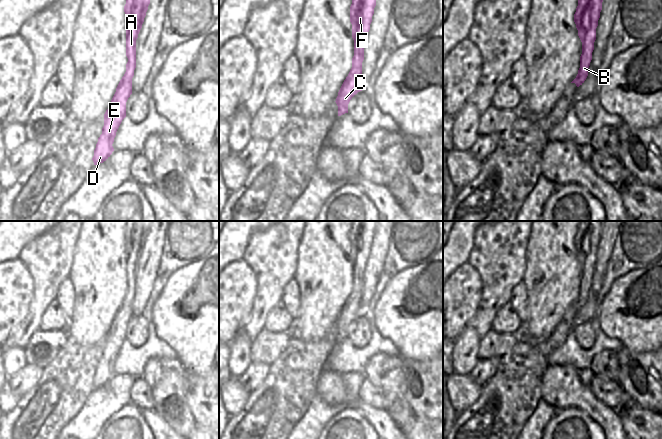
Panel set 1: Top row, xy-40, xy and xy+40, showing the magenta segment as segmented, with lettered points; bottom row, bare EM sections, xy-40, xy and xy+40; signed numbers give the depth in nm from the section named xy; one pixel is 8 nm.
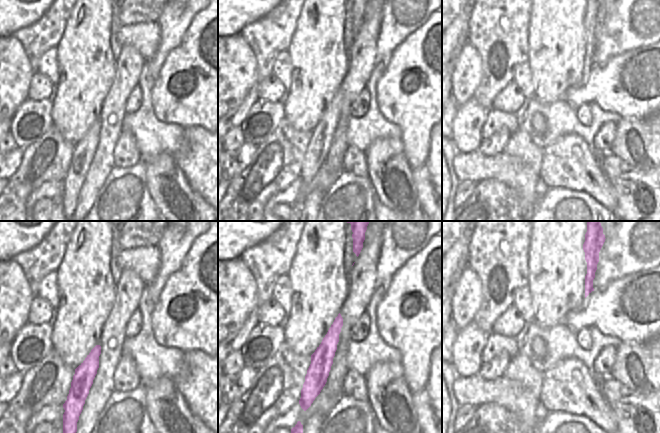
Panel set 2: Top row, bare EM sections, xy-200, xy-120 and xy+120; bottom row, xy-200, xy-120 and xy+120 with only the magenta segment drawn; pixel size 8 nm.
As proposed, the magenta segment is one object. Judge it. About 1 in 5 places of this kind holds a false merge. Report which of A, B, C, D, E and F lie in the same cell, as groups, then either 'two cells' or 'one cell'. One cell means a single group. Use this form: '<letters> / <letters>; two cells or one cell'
A B C D E F; one cell

